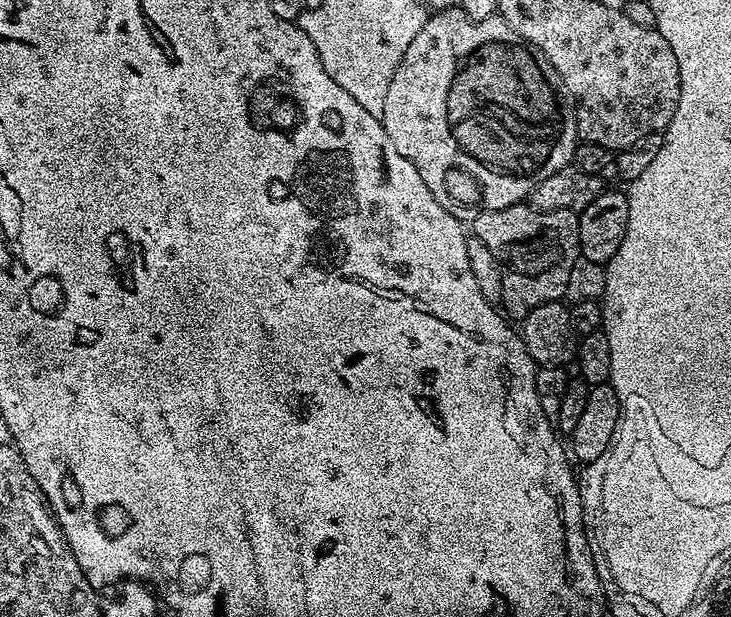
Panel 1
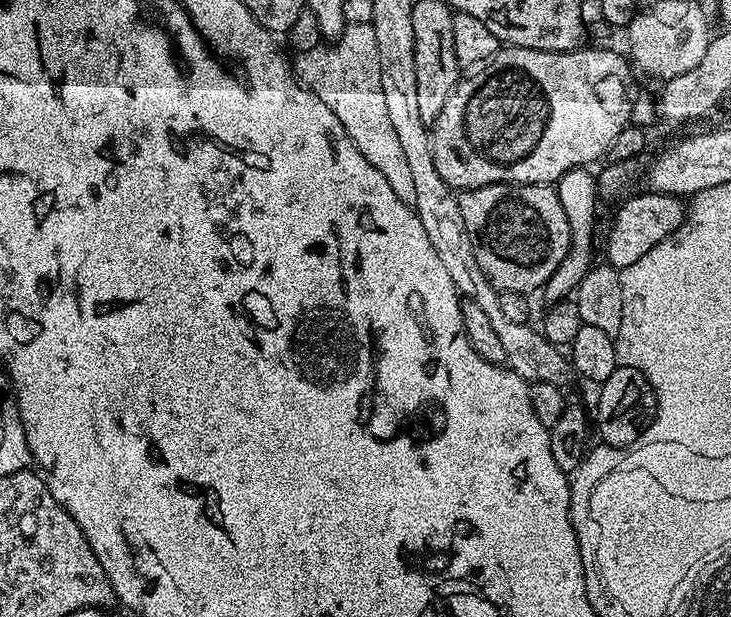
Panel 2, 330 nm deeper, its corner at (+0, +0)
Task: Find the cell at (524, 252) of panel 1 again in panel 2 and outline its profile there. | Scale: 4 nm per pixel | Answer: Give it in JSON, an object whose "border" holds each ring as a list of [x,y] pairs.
{"border":[[[491,184],[481,188],[470,188],[459,193],[460,209],[462,210],[462,222],[466,222],[466,230],[474,241],[474,254],[478,258],[478,266],[486,274],[486,278],[497,292],[523,292],[532,294],[532,291],[543,289],[544,283],[554,274],[558,264],[566,258],[568,247],[571,244],[570,223],[567,222],[566,213],[562,210],[557,189],[551,184]]]}

